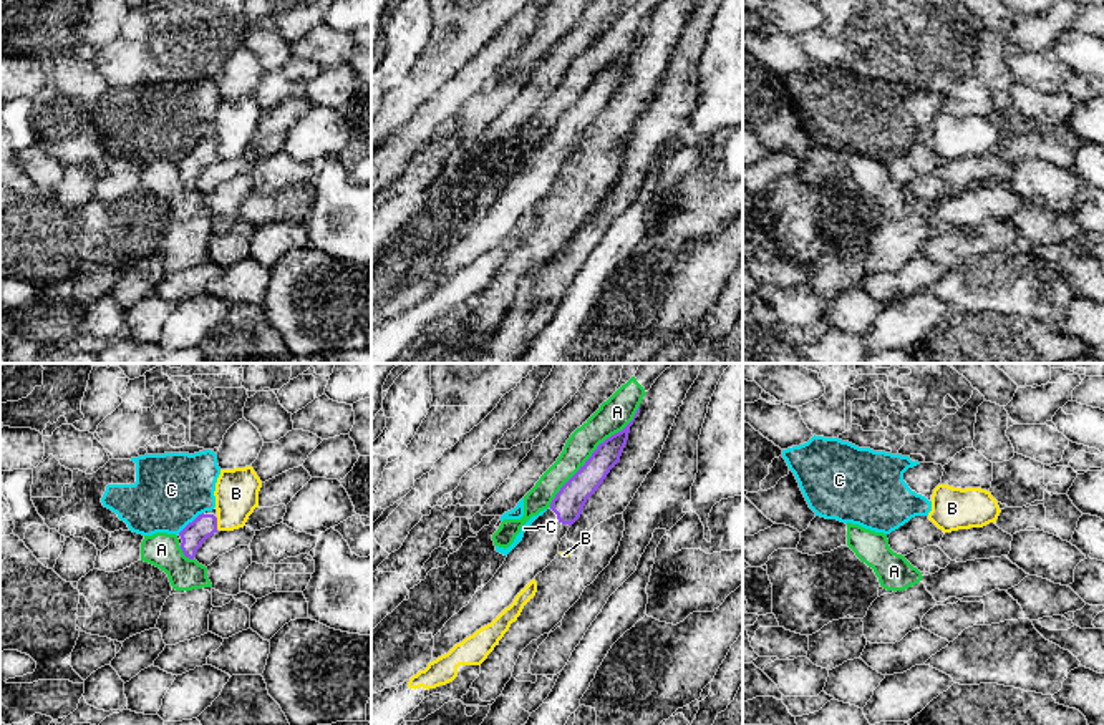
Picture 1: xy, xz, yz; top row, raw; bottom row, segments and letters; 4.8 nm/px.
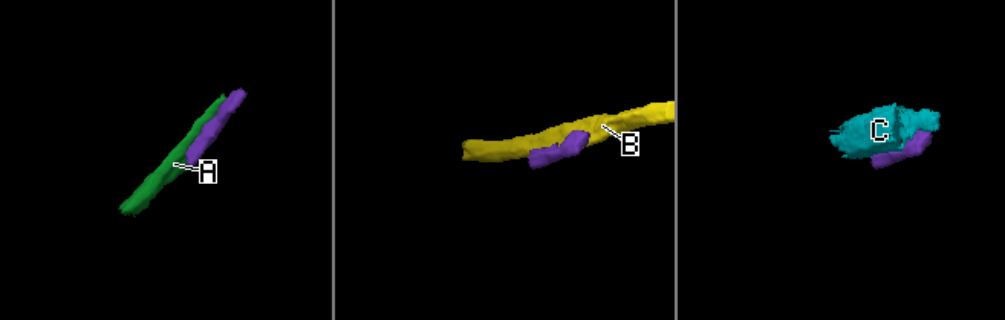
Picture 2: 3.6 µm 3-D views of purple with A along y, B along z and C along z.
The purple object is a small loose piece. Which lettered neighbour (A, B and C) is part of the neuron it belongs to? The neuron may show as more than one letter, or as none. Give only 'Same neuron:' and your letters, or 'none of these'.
Same neuron: none of these

